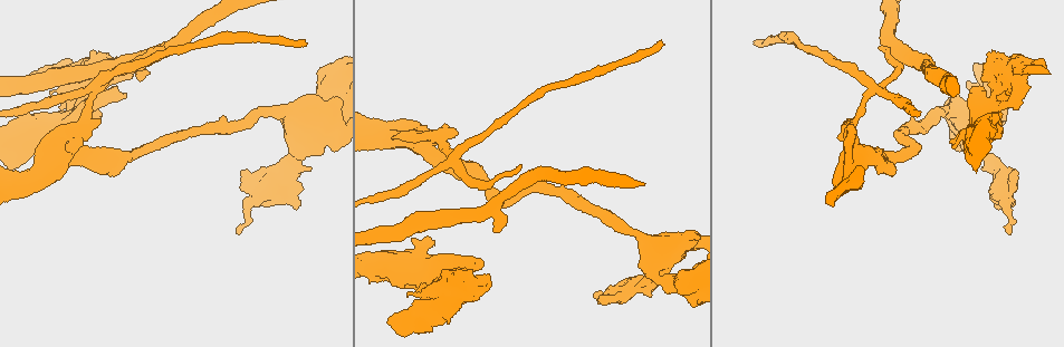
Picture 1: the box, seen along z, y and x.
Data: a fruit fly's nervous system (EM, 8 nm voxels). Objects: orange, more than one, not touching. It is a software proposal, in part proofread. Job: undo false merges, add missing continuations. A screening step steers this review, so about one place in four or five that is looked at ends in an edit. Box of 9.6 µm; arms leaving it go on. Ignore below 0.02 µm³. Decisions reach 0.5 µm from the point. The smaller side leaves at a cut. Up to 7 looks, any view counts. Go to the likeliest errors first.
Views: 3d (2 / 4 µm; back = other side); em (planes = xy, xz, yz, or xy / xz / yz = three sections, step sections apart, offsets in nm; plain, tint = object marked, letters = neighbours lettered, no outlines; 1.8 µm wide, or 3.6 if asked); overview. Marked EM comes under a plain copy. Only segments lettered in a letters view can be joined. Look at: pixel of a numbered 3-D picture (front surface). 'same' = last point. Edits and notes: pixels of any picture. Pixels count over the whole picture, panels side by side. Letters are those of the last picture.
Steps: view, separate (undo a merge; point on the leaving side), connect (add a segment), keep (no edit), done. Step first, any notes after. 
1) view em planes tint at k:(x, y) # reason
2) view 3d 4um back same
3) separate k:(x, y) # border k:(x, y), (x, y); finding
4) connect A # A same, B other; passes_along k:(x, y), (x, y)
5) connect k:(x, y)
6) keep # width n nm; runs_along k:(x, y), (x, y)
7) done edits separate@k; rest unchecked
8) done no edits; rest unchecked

view 3d 4um at 1:(454, 163) # four arms meet

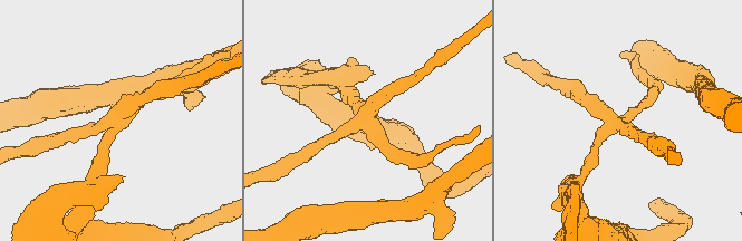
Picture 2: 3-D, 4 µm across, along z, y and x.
view em xz step 16 letters at 2:(615, 122) # arms 4; shape alone is not enough

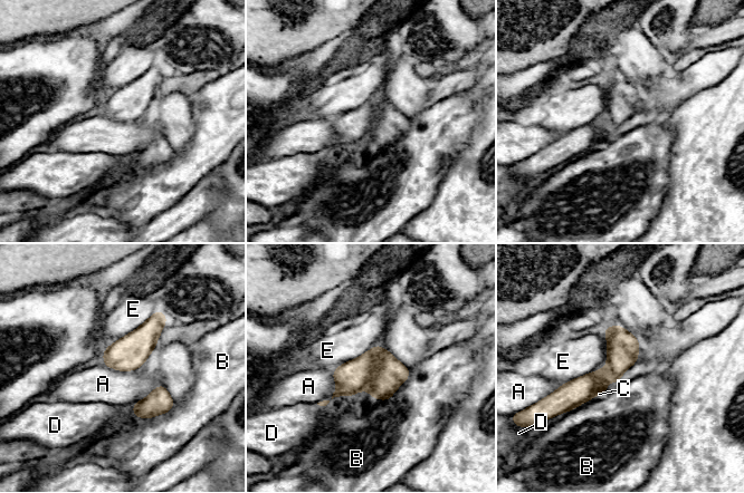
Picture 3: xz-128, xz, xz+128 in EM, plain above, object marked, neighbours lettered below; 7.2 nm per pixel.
separate 3:(351, 377) # A other, B other, C other, D other, E other; border 3:(381, 347), (365, 388); a second neuron is stuck on

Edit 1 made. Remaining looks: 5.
view overview # see it whole again

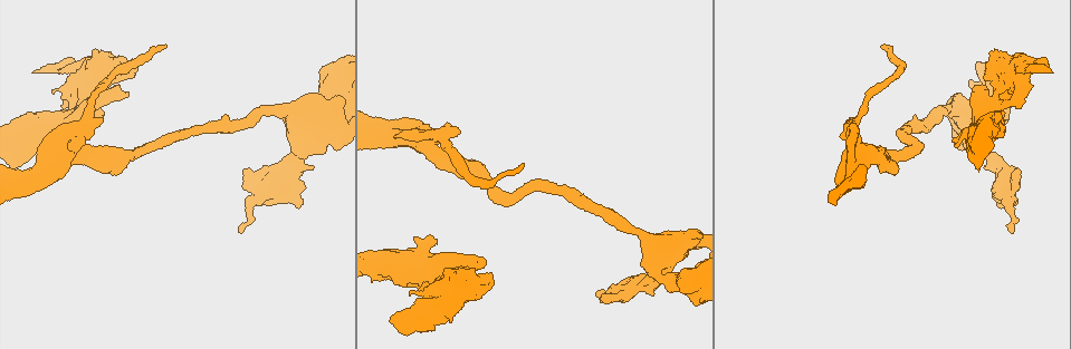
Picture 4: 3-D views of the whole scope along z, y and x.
view 3d 4um at 4:(864, 149) # four or more arms meet

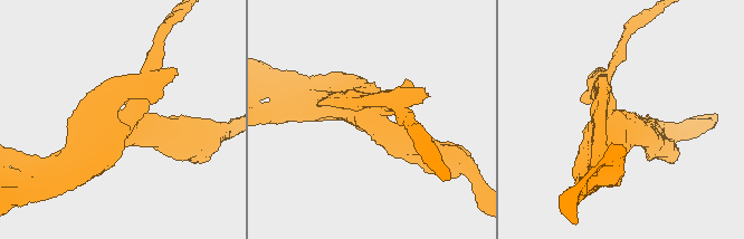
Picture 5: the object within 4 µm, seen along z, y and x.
view em yz step 4 tint at 5:(125, 124)

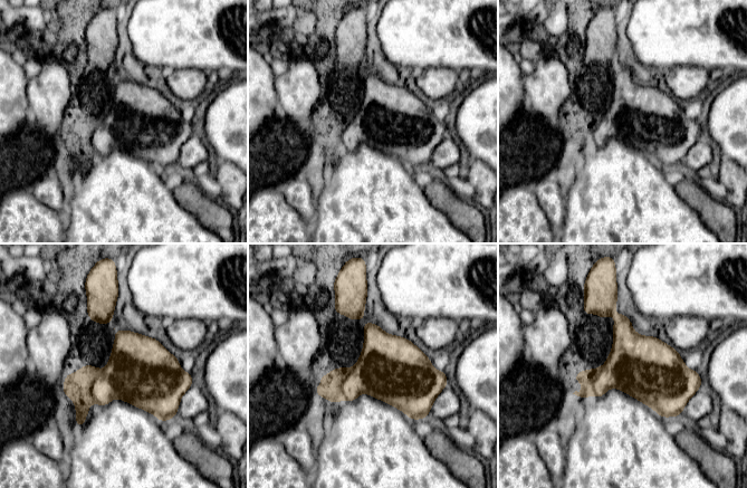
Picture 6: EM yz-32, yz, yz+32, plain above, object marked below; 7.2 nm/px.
view em planes letters same # another direction

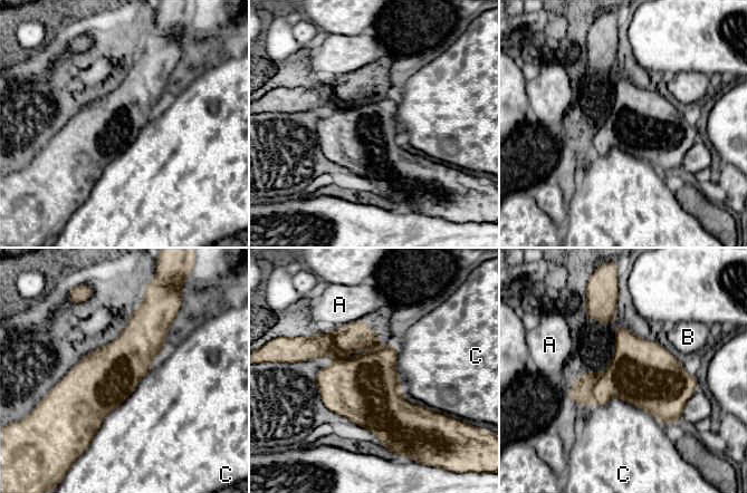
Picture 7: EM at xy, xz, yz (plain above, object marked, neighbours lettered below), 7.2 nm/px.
keep # A other, B other, C other; continuous, no second neuron

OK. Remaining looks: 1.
done edits separate@3; rest unchecked

